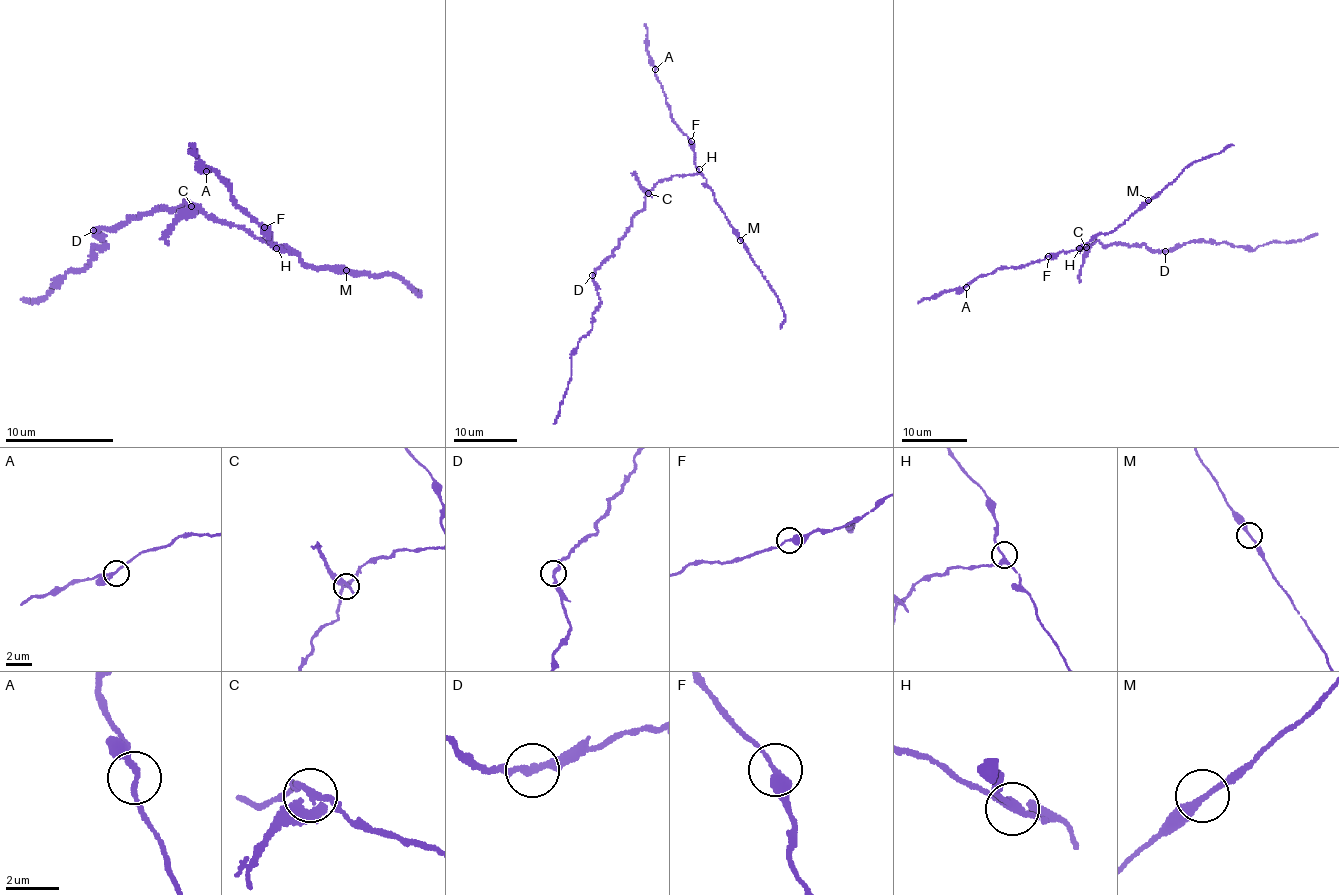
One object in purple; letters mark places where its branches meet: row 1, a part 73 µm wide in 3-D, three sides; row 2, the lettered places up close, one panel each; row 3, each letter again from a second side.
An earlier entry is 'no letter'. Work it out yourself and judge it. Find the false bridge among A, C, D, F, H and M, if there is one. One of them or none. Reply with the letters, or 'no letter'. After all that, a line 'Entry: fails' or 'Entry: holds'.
C
Entry: fails

